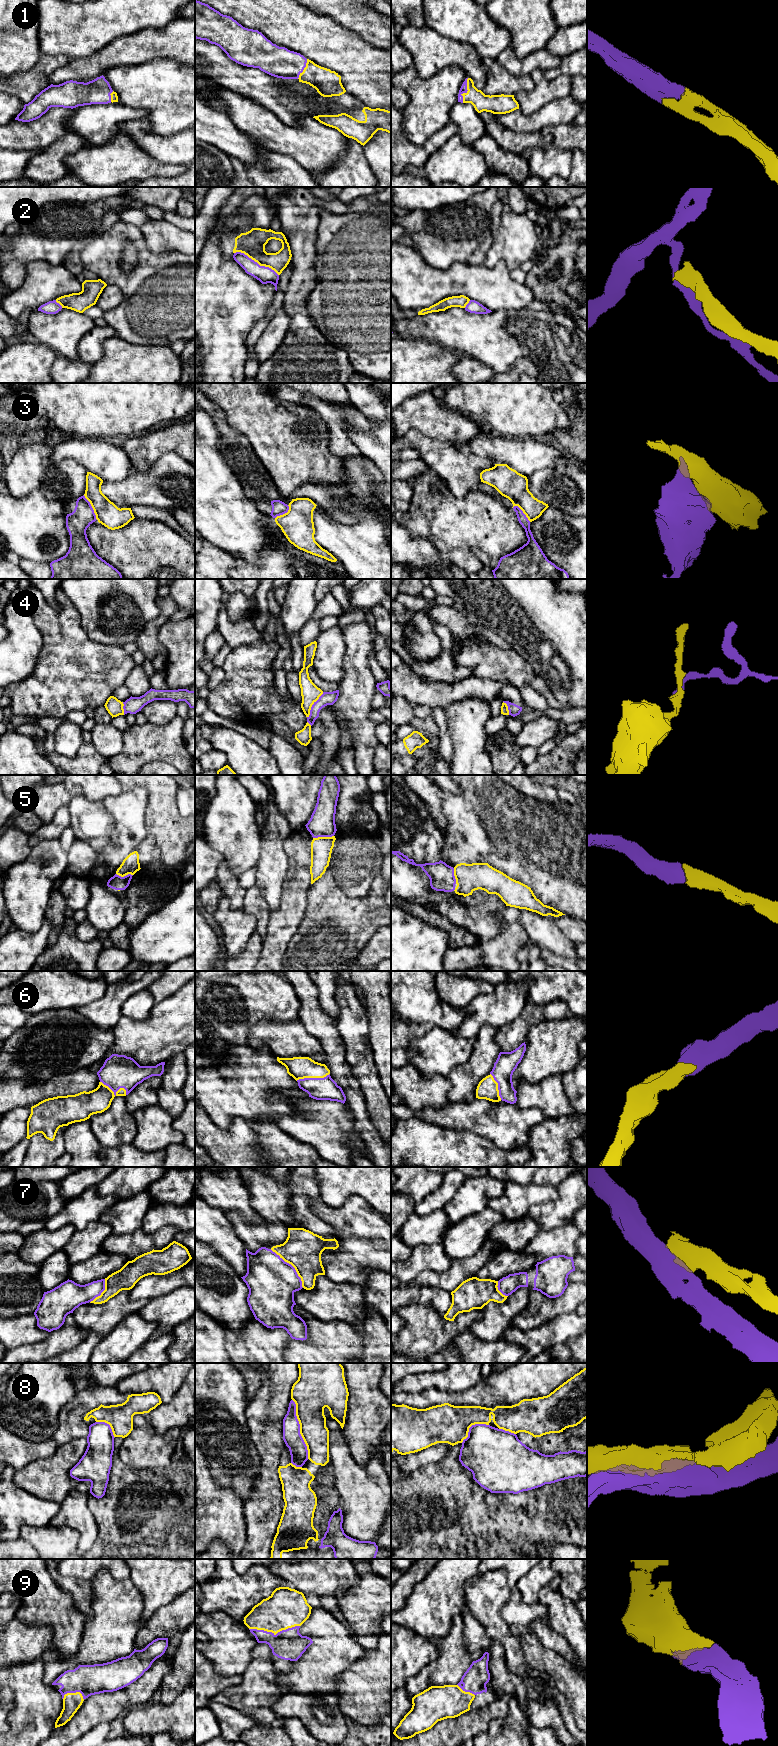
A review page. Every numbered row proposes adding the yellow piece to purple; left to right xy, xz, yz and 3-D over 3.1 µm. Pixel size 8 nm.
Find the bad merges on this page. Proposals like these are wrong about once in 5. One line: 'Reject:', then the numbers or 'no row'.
Reject: 2, 3, 4, 7, 8

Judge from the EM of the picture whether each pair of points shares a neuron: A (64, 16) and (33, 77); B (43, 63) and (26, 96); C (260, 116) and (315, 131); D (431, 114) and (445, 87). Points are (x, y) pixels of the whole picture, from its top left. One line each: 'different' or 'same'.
A: different
B: same
C: same
D: same

